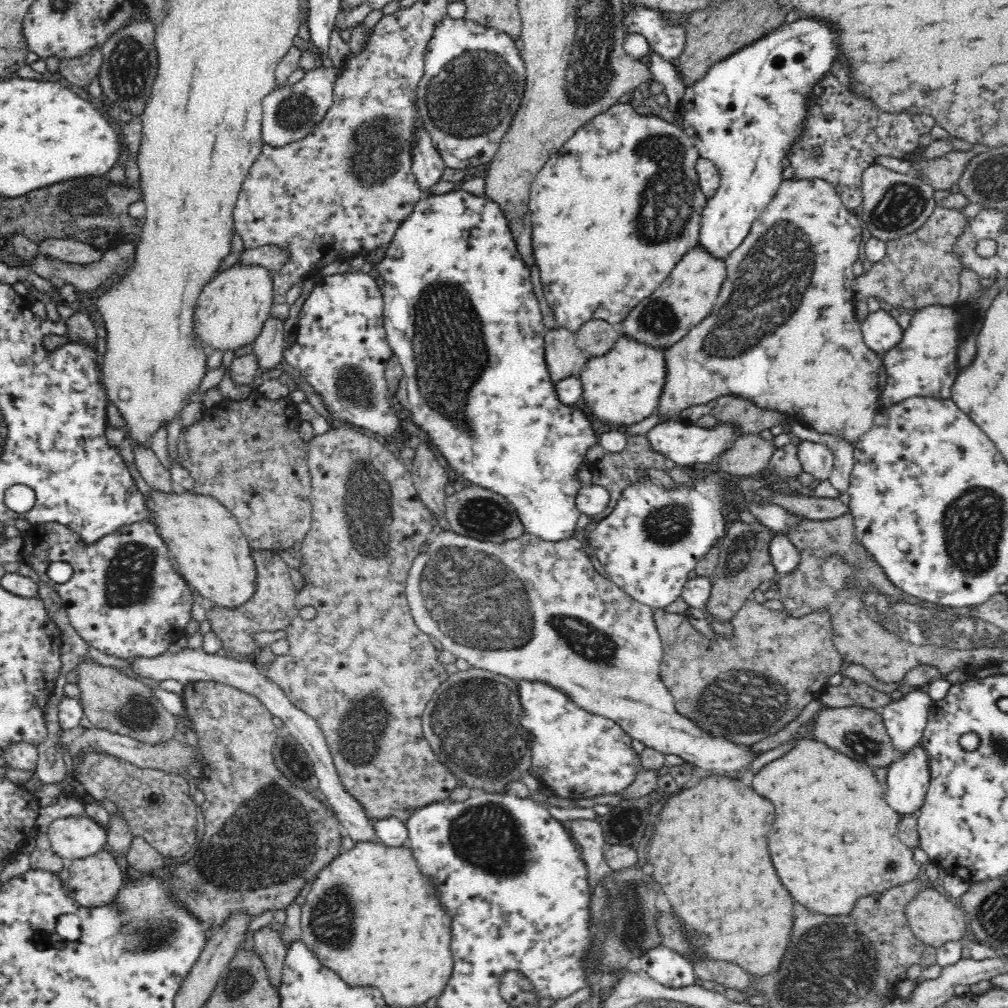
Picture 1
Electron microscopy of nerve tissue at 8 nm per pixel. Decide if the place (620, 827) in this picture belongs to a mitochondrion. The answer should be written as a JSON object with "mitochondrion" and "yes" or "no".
{"mitochondrion":"yes"}

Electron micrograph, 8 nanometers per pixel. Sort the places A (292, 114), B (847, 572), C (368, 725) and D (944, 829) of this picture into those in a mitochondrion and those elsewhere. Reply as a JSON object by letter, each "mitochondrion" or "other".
{"A":"mitochondrion","B":"mitochondrion","C":"mitochondrion","D":"other"}

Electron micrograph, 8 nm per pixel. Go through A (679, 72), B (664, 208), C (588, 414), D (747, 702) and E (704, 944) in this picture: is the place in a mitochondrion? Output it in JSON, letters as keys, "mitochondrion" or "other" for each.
{"A":"other","B":"mitochondrion","C":"other","D":"mitochondrion","E":"mitochondrion"}

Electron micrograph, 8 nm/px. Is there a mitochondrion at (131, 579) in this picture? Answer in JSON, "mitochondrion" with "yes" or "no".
{"mitochondrion":"yes"}

